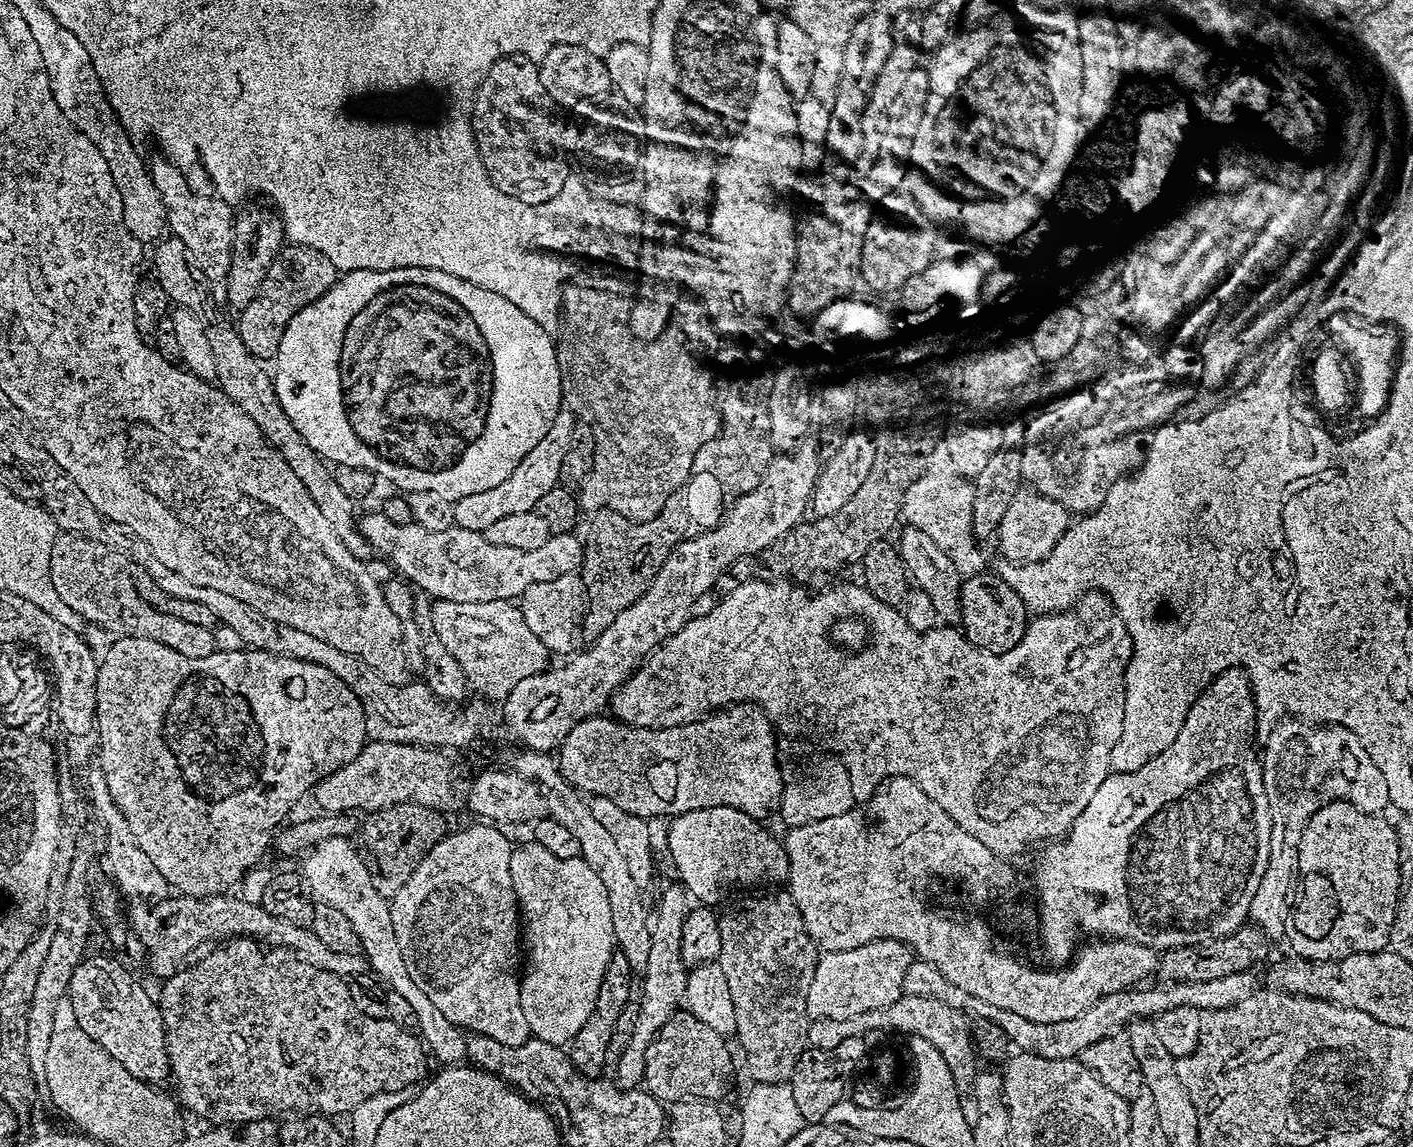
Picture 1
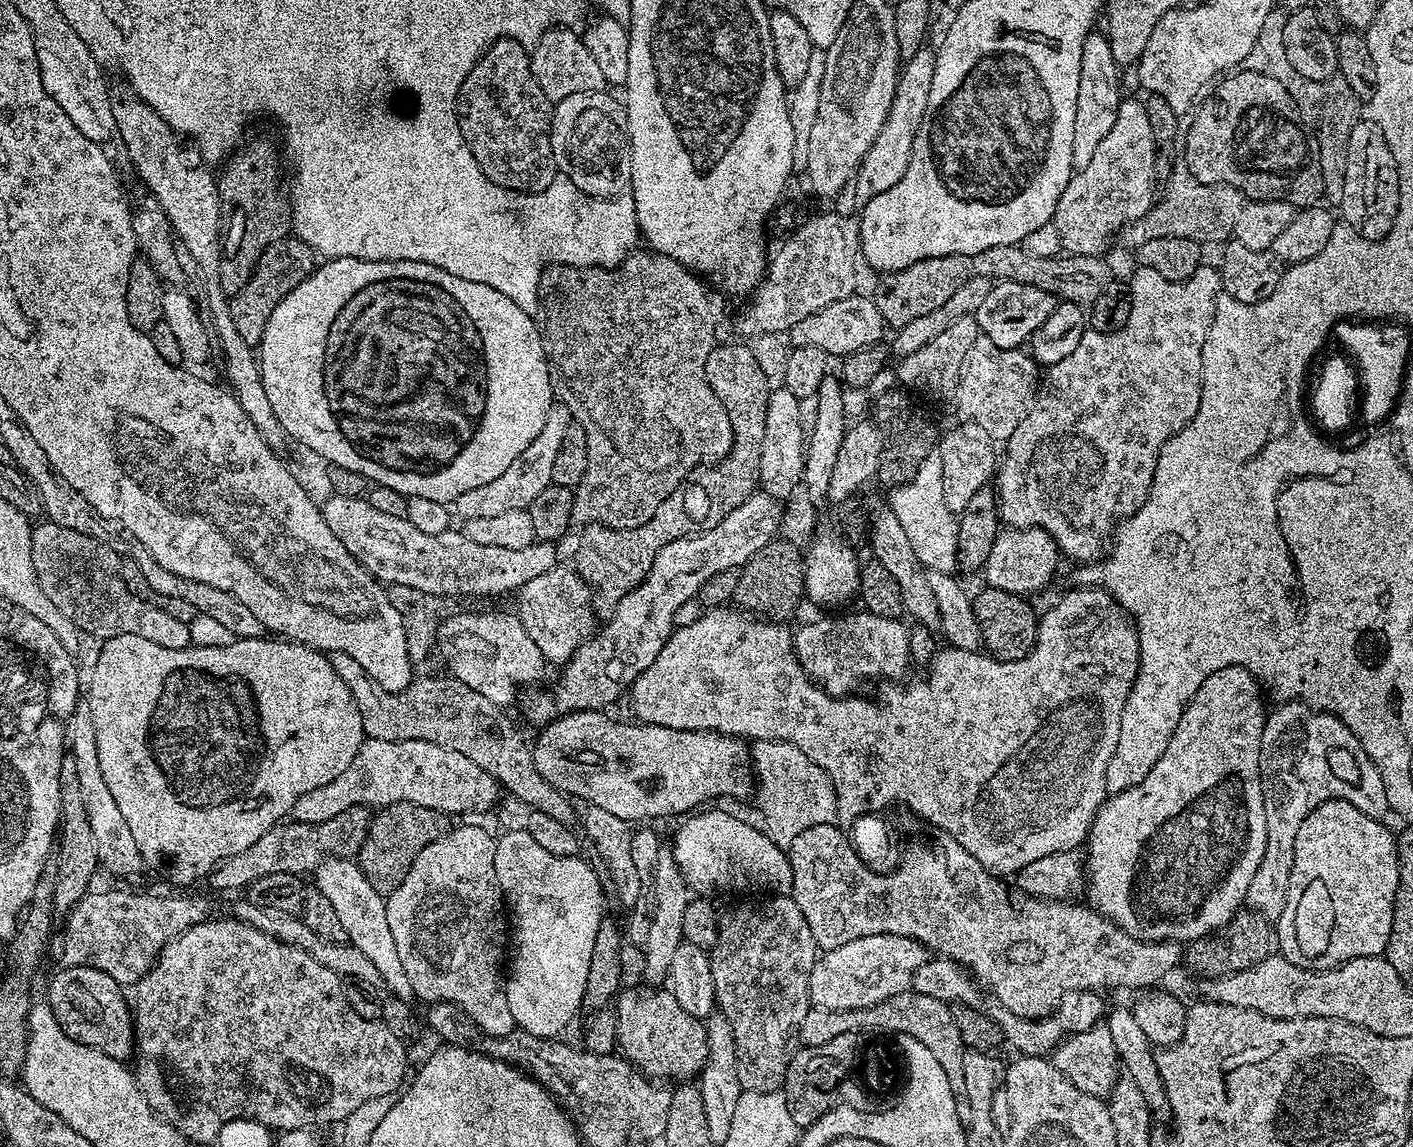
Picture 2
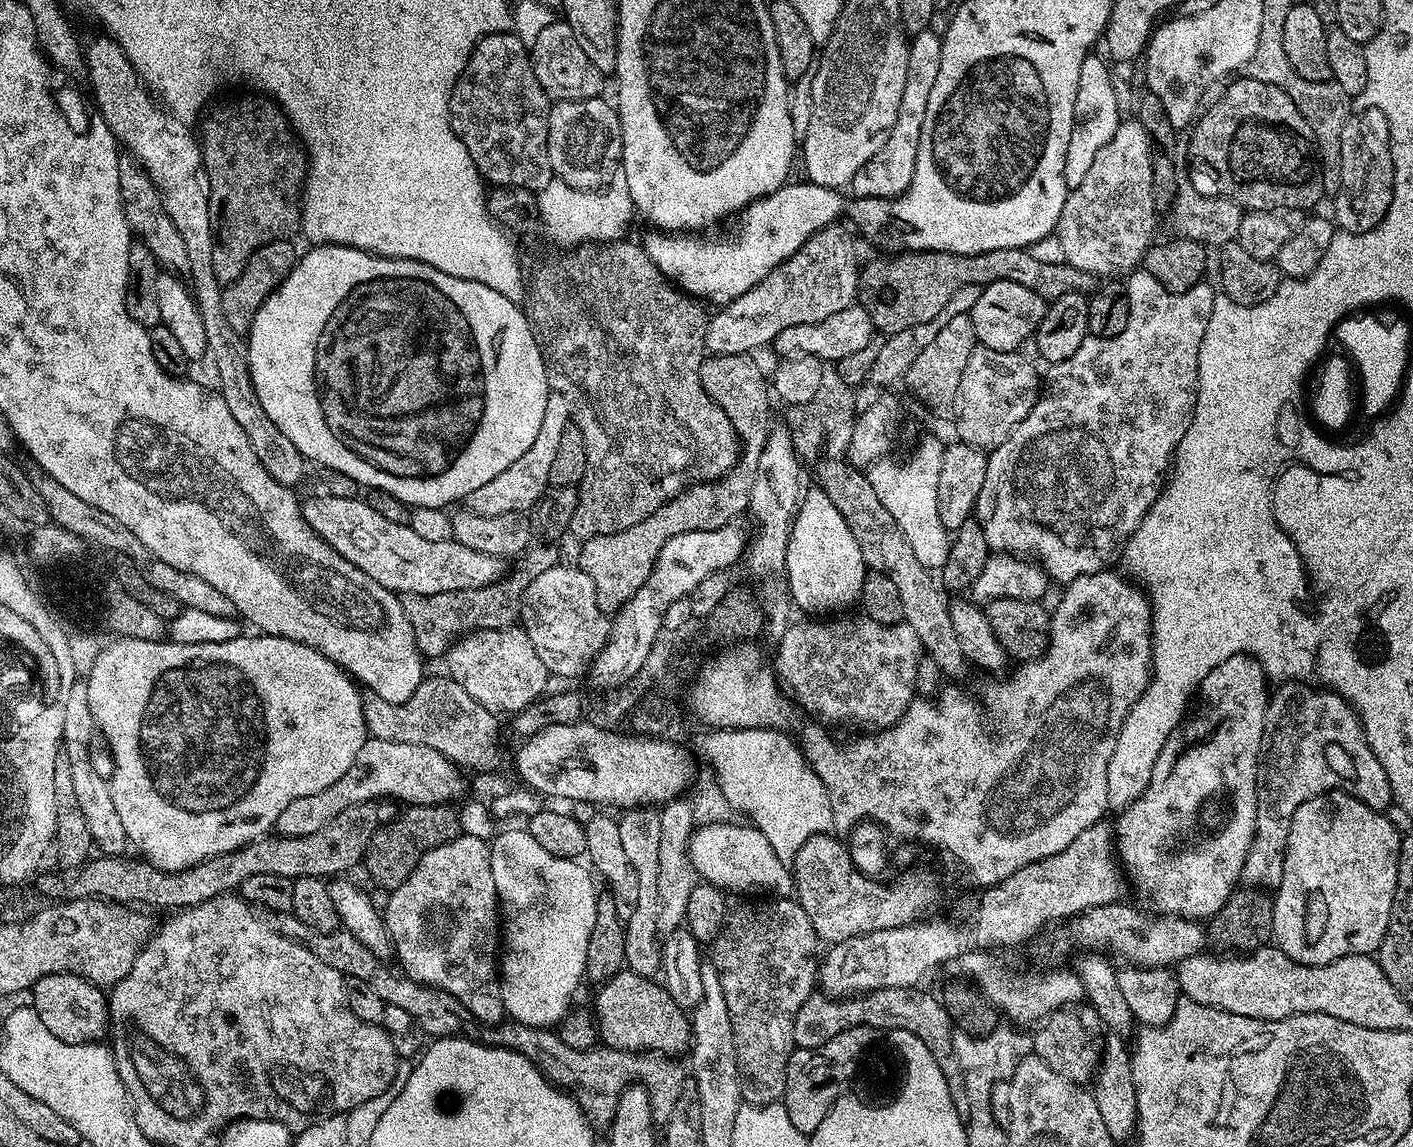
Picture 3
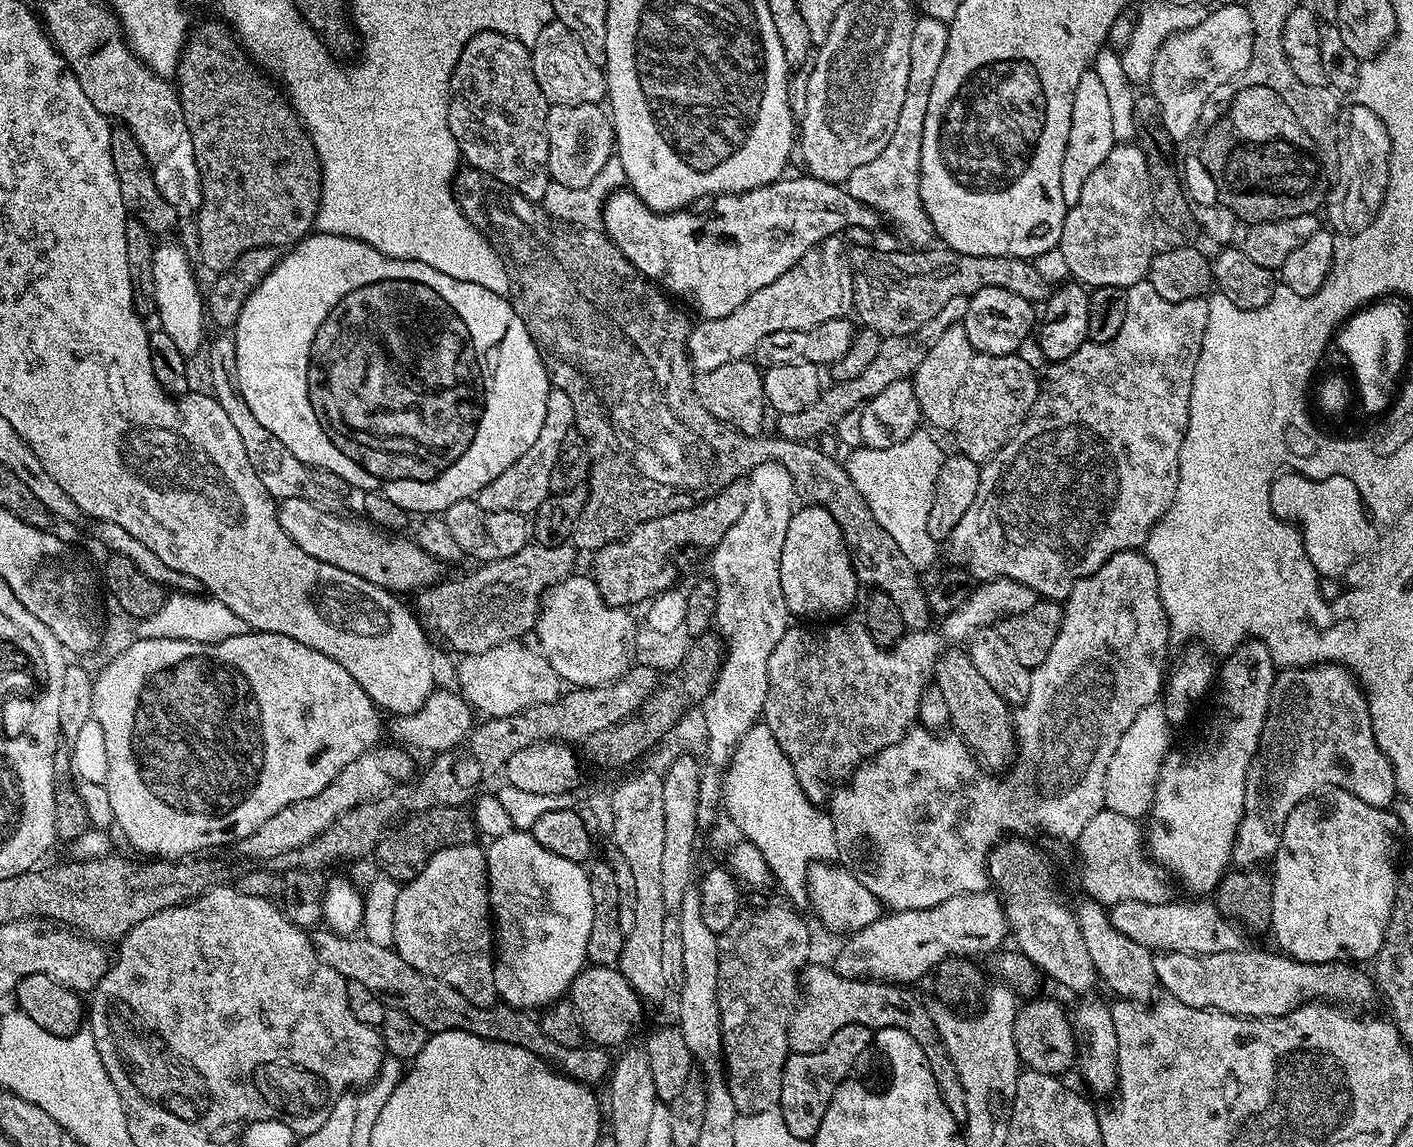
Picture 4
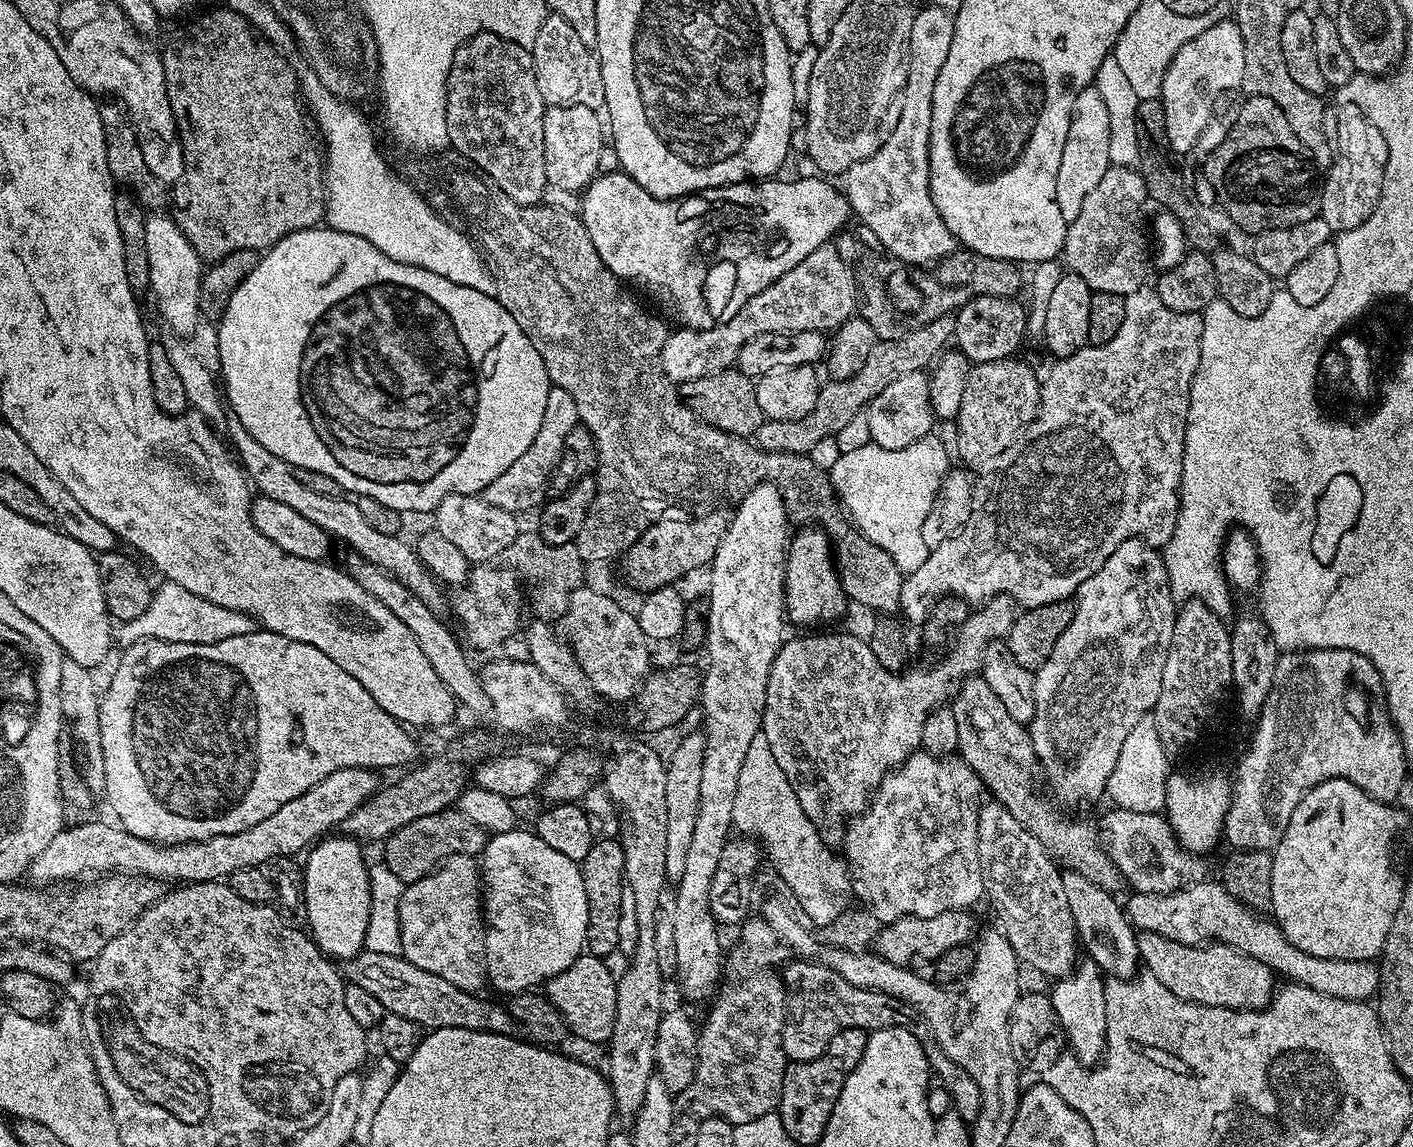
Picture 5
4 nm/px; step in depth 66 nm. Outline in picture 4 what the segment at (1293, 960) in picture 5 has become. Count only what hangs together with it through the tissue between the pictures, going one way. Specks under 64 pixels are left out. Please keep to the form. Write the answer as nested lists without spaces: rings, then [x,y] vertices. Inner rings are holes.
[[[1176,898],[1167,904],[1118,902],[1110,908],[1112,925],[1122,930],[1126,938],[1134,938],[1134,942],[1153,949],[1157,953],[1177,952],[1205,956],[1206,954],[1238,952],[1245,947],[1245,933],[1240,925],[1228,919],[1211,899],[1188,900]]]

